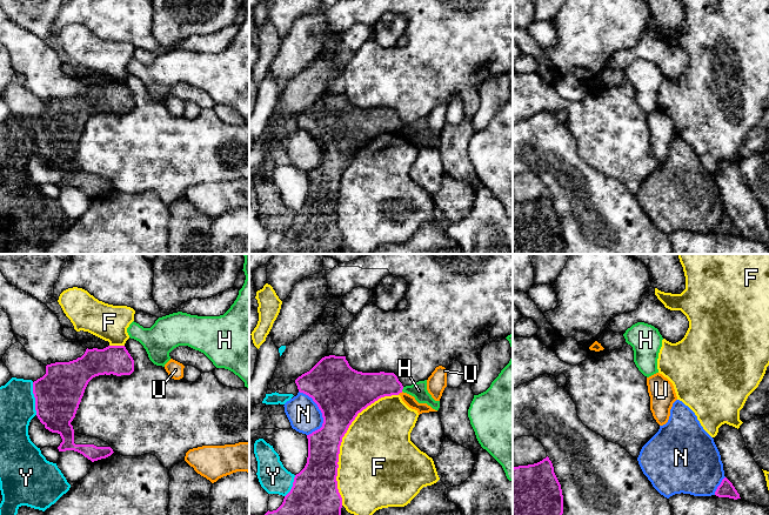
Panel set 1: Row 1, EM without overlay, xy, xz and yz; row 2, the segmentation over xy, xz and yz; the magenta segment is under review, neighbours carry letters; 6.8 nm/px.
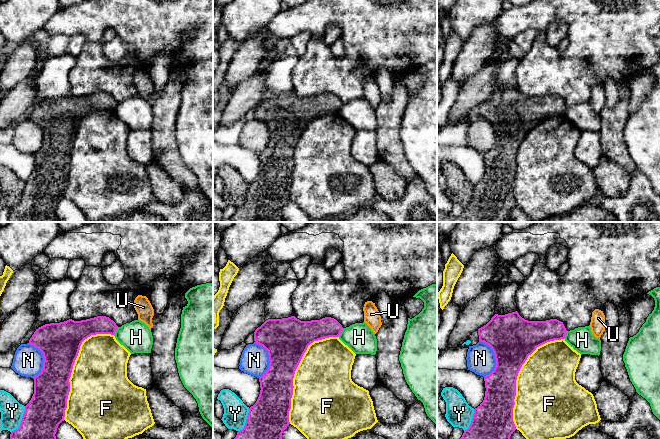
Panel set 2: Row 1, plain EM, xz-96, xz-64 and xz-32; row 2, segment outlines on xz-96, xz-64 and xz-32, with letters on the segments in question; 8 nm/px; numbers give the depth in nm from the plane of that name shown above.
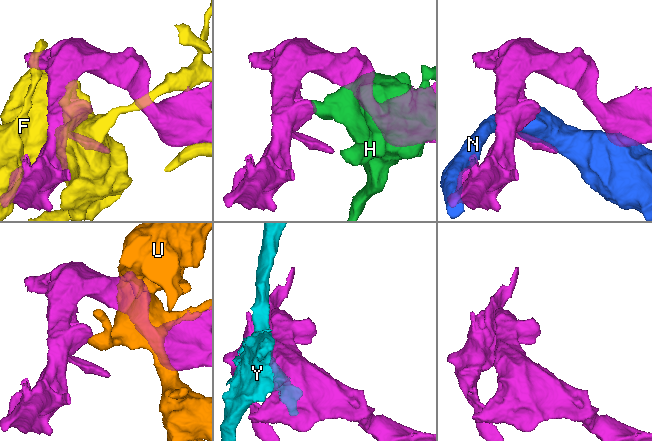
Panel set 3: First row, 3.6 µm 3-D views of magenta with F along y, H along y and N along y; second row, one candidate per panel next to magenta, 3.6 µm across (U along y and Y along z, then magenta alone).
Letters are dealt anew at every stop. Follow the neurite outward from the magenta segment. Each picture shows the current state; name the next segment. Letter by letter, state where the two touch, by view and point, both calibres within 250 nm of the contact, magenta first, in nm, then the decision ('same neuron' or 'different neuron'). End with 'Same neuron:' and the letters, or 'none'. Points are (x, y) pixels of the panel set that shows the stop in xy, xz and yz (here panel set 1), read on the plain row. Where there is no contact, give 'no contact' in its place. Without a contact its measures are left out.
F: meets magenta in xz at (341, 176); 280 nm thick on the magenta side, 500 nm on the other; different neuron
H: meets magenta in xz at (402, 125); 220 nm thick on the magenta side, 110 nm on the other; different neuron
N: meets magenta in xz at (321, 148); 360 nm thick on the magenta side, 220 nm on the other; different neuron
U: meets magenta in xz at (400, 128); 220 nm thick on the magenta side, 70 nm on the other; different neuron
Y: meets magenta in xy at (35, 135); 320 nm thick on the magenta side, 240 nm on the other; different neuron
Same neuron: none

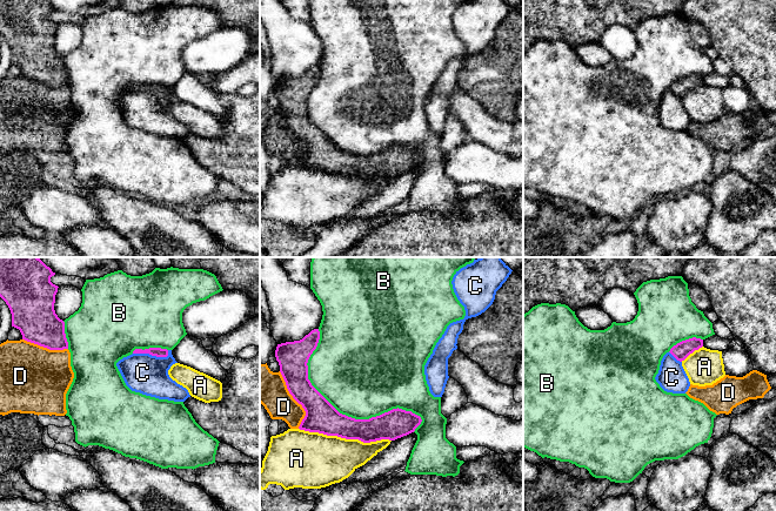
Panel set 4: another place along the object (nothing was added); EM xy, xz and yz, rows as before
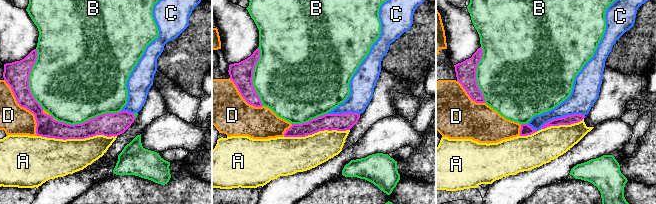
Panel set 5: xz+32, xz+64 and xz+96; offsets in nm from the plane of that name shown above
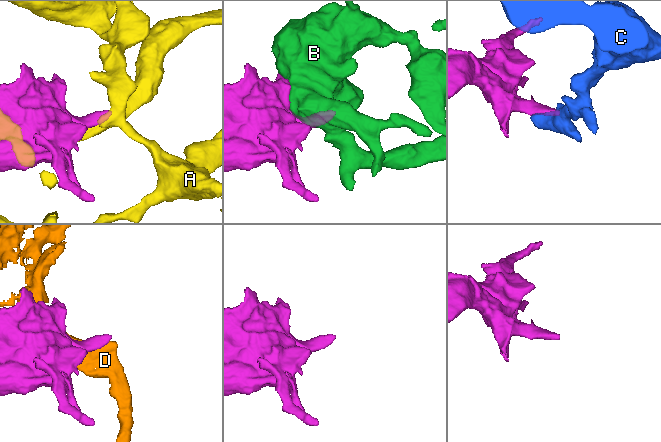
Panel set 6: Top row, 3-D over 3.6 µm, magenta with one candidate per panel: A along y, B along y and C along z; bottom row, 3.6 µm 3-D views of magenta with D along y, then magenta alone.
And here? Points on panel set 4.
A: meets magenta in xz at (345, 174); 220 nm thick on the magenta side, 380 nm on the other; different neuron
B: meets magenta in xz at (345, 152); 220 nm thick on the magenta side, 500 nm on the other; different neuron
C: meets magenta in xy at (152, 92); 60 nm thick on the magenta side, 280 nm on the other; different neuron
D: meets magenta in xz at (295, 136); 220 nm thick on the magenta side, 240 nm on the other; different neuron
Same neuron: none

